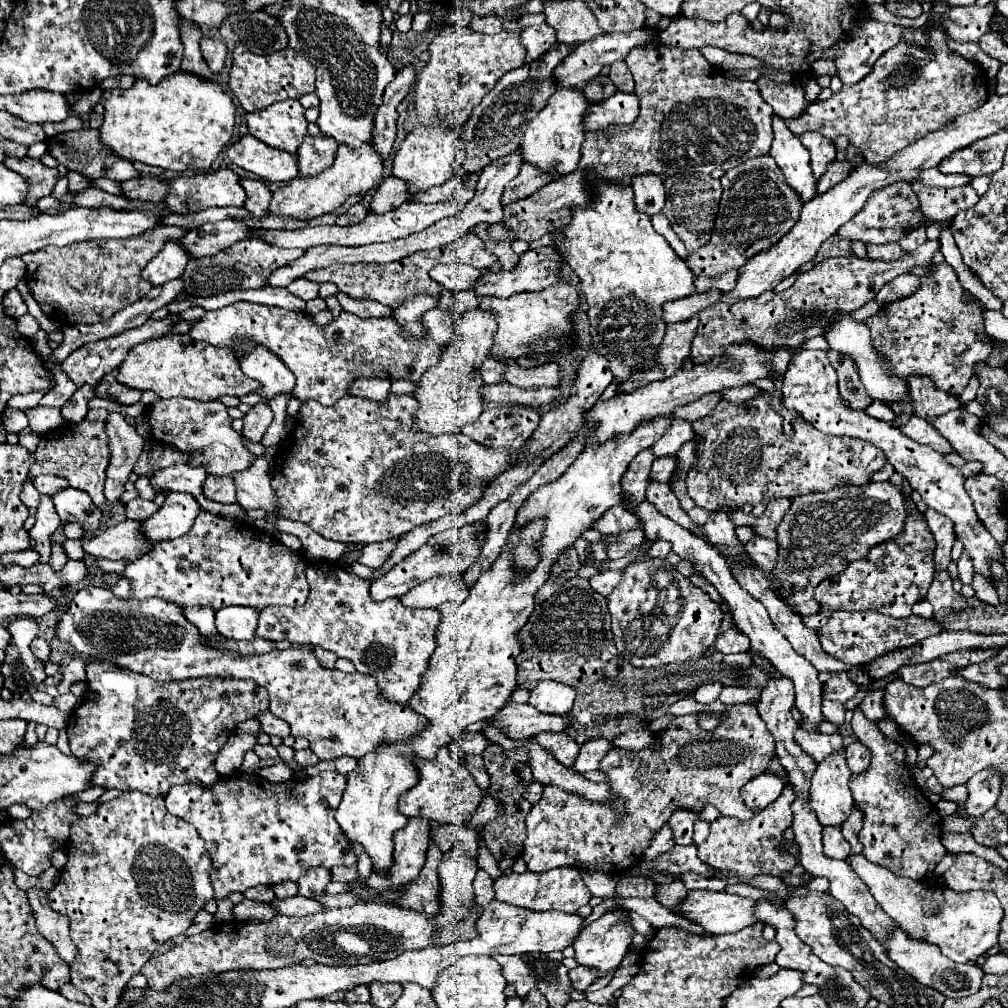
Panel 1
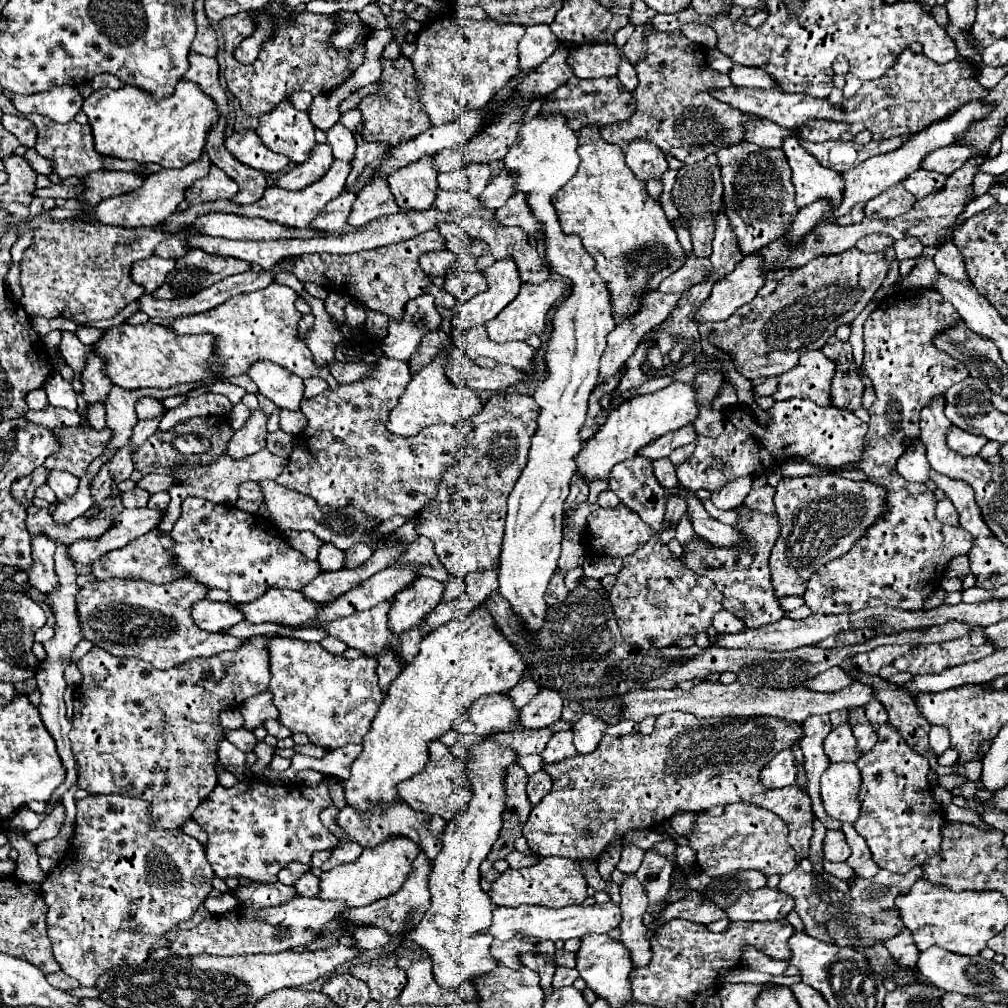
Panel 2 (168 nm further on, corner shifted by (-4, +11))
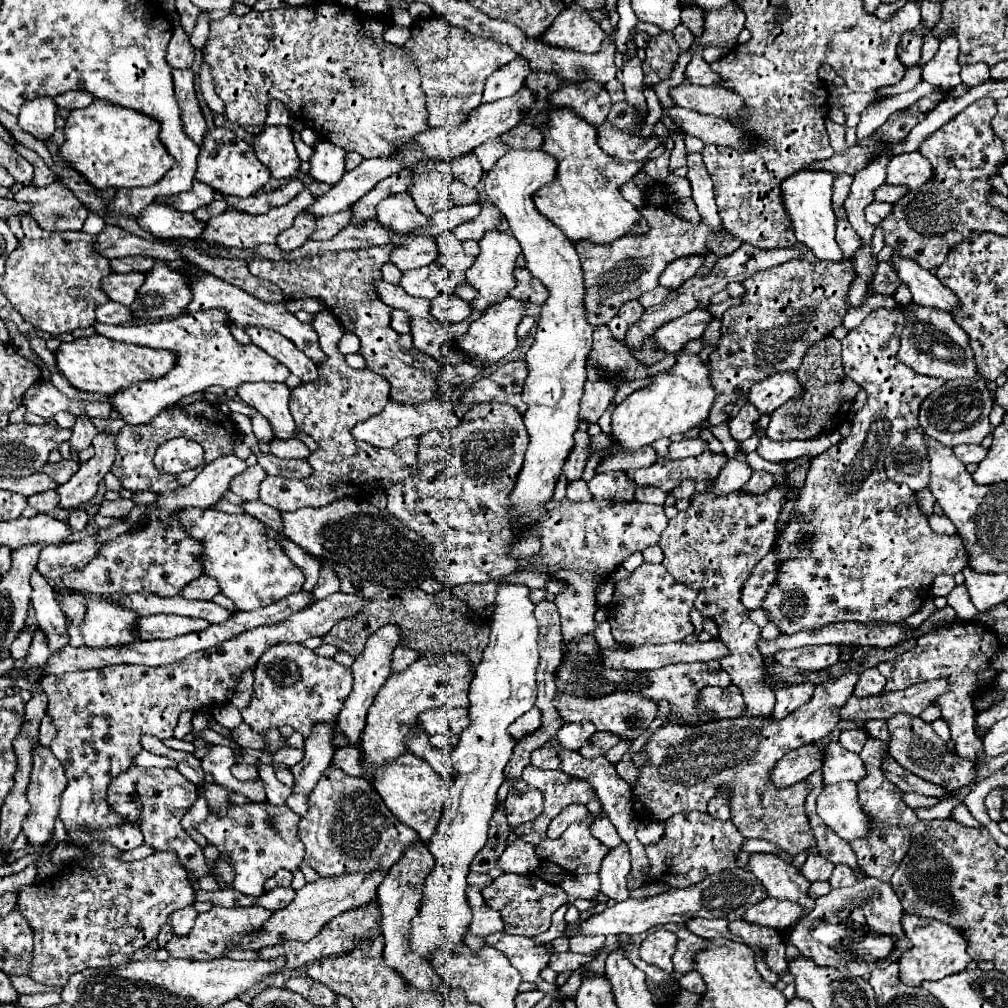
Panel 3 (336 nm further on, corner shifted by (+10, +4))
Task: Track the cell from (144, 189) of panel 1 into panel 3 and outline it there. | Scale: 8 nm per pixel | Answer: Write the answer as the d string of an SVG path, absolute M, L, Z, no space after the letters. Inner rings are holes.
M52 182L44 188L34 184L24 186L14 194L14 200L30 204L28 214L48 232L82 230L82 224L90 214L60 182Z

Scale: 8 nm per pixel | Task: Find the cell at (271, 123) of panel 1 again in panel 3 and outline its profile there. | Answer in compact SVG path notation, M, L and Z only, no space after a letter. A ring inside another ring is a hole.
M266 126L264 132L254 138L254 152L258 160L270 168L272 178L290 180L298 174L300 158L294 150L292 132L286 126Z

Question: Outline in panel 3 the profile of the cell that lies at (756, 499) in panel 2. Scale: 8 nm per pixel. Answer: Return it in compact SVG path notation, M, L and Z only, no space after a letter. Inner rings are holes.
M760 470L760 472L754 472L752 478L746 482L746 492L758 496L762 492L768 492L772 486L774 486L774 476L770 476L770 472L766 470Z

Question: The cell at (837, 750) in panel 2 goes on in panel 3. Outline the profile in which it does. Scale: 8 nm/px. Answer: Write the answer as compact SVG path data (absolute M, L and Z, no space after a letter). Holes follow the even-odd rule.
M830 742L824 746L826 760L824 760L824 784L836 784L844 780L858 782L866 778L866 766L862 758L854 752L846 752L840 742Z

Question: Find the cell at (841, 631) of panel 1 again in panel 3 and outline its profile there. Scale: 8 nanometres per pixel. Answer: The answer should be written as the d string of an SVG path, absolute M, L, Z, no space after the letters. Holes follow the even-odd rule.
M806 646L776 652L774 660L782 666L794 666L804 672L818 672L834 666L838 656L840 656L838 646Z

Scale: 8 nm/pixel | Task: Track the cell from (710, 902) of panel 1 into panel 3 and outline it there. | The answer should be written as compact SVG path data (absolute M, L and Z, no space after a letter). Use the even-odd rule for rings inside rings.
M764 898L762 902L754 904L746 914L744 920L768 928L776 928L778 932L790 930L800 918L804 916L804 908L794 902L780 900L780 898Z

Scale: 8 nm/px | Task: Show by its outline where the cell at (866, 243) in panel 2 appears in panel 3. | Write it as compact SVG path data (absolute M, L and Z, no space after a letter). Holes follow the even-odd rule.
M838 218L836 220L836 242L840 244L840 248L844 250L844 254L848 258L852 258L854 252L862 246L860 236L850 228L850 224L848 224L846 218Z

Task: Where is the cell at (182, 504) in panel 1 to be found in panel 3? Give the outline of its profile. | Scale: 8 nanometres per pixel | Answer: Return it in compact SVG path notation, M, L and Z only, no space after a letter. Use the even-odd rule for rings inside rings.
M86 536L84 540L68 542L68 544L44 546L36 570L44 578L60 578L72 570L86 566L88 560L94 558L98 548L100 544L96 542L96 536Z

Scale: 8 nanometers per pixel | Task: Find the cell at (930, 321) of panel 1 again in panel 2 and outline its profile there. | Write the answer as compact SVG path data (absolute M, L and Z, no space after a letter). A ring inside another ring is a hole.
M936 289L894 291L882 299L878 309L872 311L864 323L864 367L872 379L876 401L870 407L870 431L866 435L866 451L858 461L858 467L872 483L880 483L888 489L886 513L842 559L836 559L812 573L804 591L804 601L814 613L856 613L876 605L896 605L908 611L920 611L924 597L940 587L946 563L956 555L968 553L972 547L972 535L968 531L962 527L946 527L936 519L936 497L926 485L904 481L904 477L894 471L896 459L904 453L904 439L920 435L920 409L926 407L932 397L944 393L954 383L960 383L970 375L962 361L948 357L948 353L940 353L940 349L932 345L944 329L956 323L960 323L956 309L952 309Z

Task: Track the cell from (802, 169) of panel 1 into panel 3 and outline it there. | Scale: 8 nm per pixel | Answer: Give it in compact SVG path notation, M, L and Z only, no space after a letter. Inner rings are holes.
M806 170L798 172L782 182L782 192L784 192L784 208L790 214L796 238L800 244L806 244L818 260L826 262L842 262L846 260L842 248L838 248L834 240L834 230L836 230L836 216L832 212L832 182L834 174L826 170Z

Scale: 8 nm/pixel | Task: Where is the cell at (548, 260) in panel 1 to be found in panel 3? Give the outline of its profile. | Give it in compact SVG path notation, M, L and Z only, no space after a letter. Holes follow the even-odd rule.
M452 294L452 296L434 298L430 312L438 322L450 326L450 324L466 320L472 314L472 308L464 300L460 300L456 294Z

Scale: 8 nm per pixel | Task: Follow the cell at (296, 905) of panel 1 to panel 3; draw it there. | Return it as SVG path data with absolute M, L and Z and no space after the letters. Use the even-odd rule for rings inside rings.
M196 888L194 902L210 902L212 906L224 906L224 908L238 908L238 906L252 906L256 904L254 896L246 896L234 888L216 890L216 892L204 892Z

